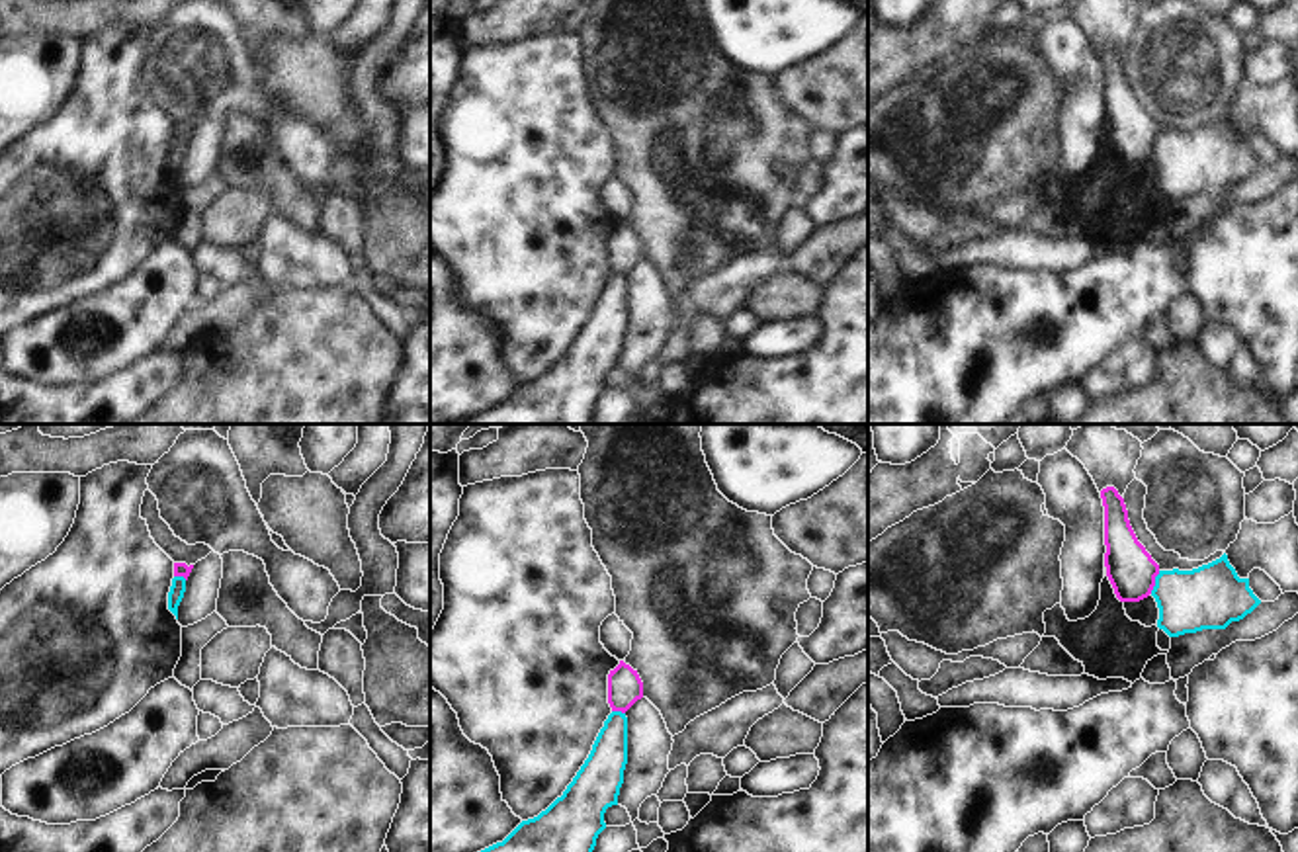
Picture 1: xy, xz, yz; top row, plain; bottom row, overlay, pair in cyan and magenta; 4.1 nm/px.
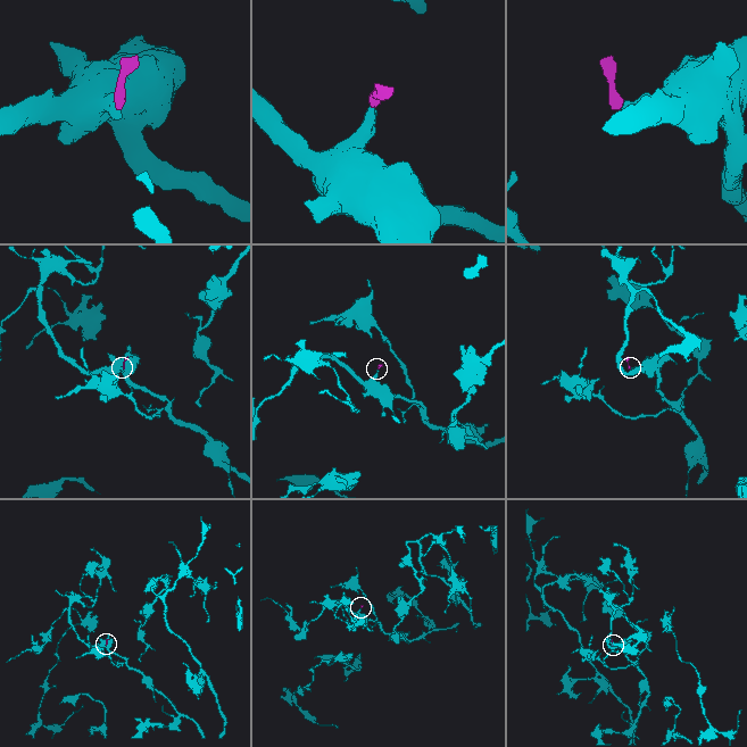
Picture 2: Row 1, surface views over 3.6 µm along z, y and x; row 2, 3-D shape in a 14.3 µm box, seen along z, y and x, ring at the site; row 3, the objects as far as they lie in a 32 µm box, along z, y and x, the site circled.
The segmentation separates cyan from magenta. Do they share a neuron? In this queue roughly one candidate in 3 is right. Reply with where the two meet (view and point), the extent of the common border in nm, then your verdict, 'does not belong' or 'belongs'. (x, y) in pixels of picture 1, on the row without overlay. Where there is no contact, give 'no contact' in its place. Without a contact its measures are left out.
contact yz (1156, 145); length 100 nm; does not belong

